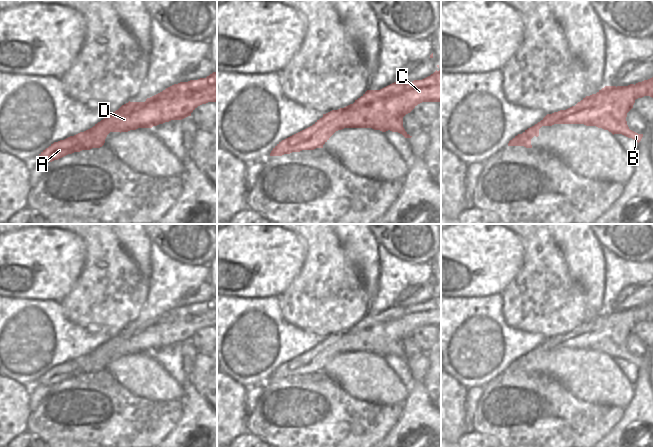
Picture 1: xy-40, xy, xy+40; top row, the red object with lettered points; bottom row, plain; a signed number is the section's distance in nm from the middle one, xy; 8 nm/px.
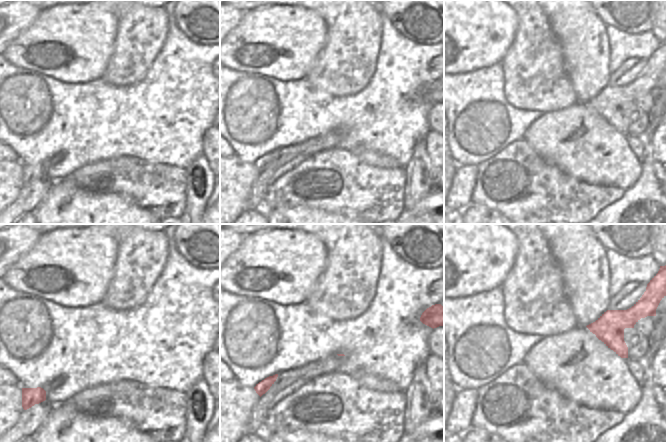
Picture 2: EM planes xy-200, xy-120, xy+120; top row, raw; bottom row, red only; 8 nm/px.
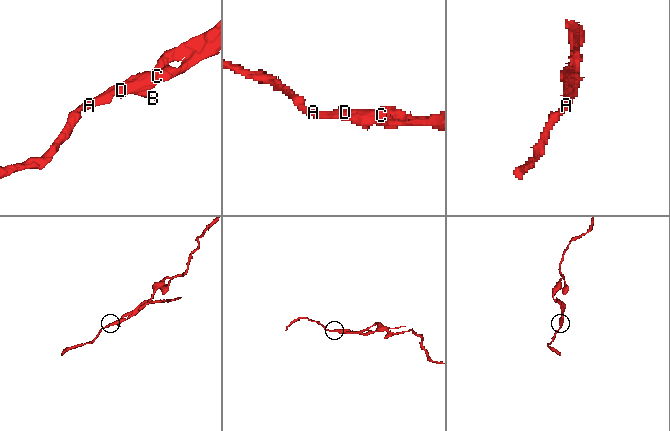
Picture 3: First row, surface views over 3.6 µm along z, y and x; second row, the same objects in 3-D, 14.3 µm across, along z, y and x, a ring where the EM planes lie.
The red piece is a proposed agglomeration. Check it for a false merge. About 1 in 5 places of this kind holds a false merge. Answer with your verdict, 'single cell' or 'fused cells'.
fused cells

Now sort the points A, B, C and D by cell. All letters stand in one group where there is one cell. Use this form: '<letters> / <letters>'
A C D / B

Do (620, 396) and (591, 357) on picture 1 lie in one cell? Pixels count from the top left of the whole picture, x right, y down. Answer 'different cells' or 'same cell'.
same cell

